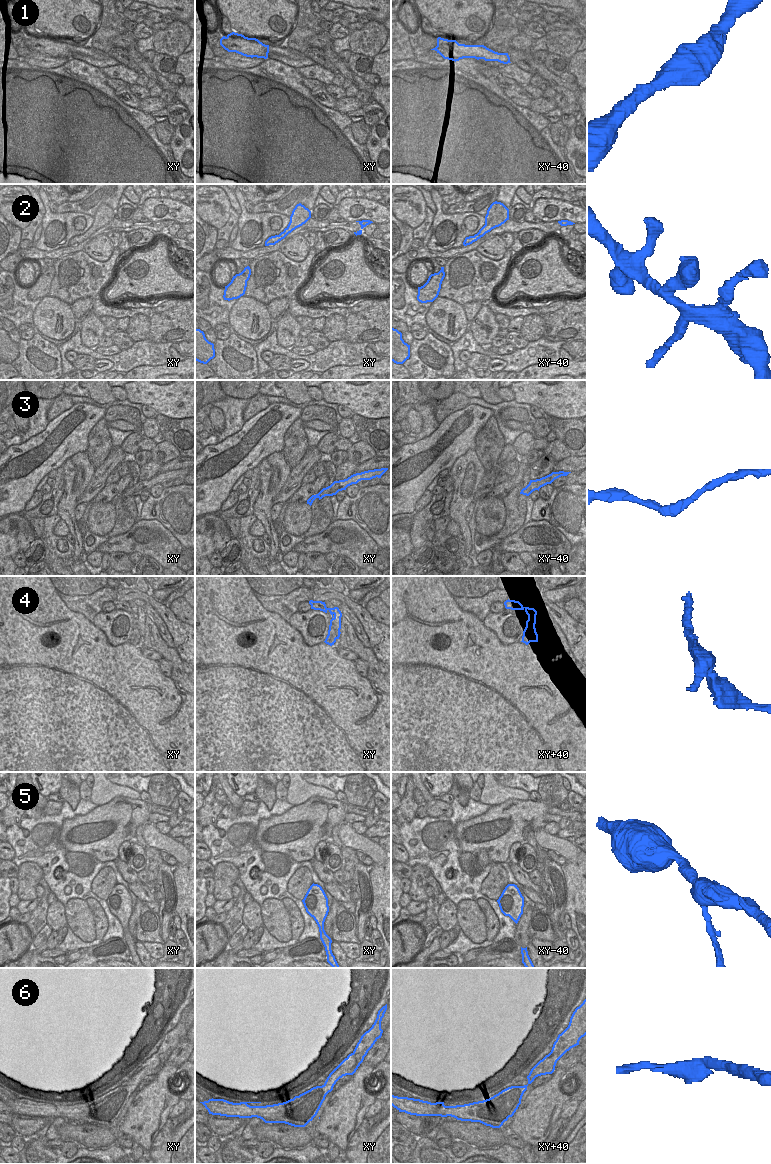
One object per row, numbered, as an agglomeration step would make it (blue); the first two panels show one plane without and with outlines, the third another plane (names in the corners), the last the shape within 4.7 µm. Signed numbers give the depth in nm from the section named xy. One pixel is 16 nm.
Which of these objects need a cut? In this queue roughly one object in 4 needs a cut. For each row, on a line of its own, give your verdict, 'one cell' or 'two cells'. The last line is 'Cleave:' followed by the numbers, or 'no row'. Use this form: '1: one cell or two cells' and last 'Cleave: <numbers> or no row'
1: one cell
2: one cell
3: one cell
4: one cell
5: one cell
6: one cell
Cleave: no row

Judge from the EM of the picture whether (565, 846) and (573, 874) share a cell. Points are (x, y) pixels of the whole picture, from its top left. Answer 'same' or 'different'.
different

